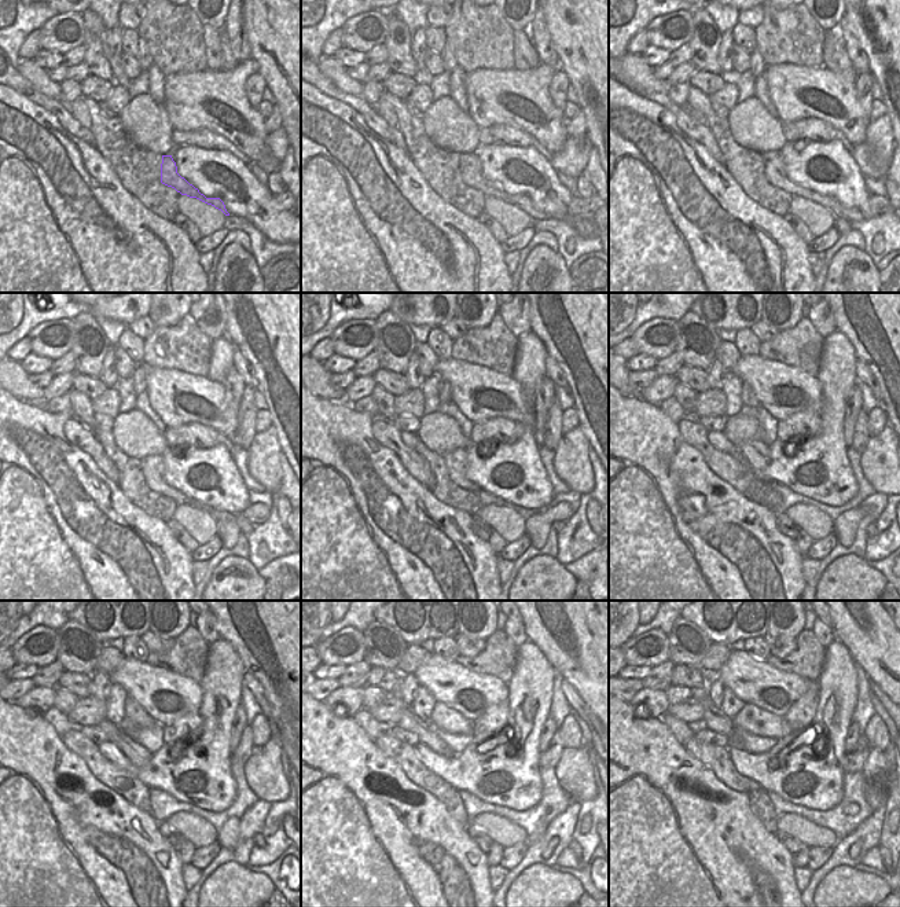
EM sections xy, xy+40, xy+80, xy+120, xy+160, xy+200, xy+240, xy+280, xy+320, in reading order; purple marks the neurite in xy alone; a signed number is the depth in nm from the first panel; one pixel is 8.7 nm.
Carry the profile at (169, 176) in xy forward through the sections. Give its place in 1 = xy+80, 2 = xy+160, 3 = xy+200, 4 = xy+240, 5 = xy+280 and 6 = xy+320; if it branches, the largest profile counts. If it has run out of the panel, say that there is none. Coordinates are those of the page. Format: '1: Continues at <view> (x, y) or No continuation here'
1: Continues at xy+80 (775, 171)
2: Continues at xy+160 (456, 461)
3: Continues at xy+200 (757, 455)
4: Continues at xy+240 (139, 756)
5: Continues at xy+280 (410, 722)
6: Continues at xy+320 (713, 719)

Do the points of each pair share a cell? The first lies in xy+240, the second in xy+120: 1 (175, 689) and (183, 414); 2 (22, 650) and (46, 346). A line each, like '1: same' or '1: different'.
1: same
2: same

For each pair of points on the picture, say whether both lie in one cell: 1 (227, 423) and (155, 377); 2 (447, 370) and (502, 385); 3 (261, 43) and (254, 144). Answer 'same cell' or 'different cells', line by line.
1: same cell
2: same cell
3: different cells

